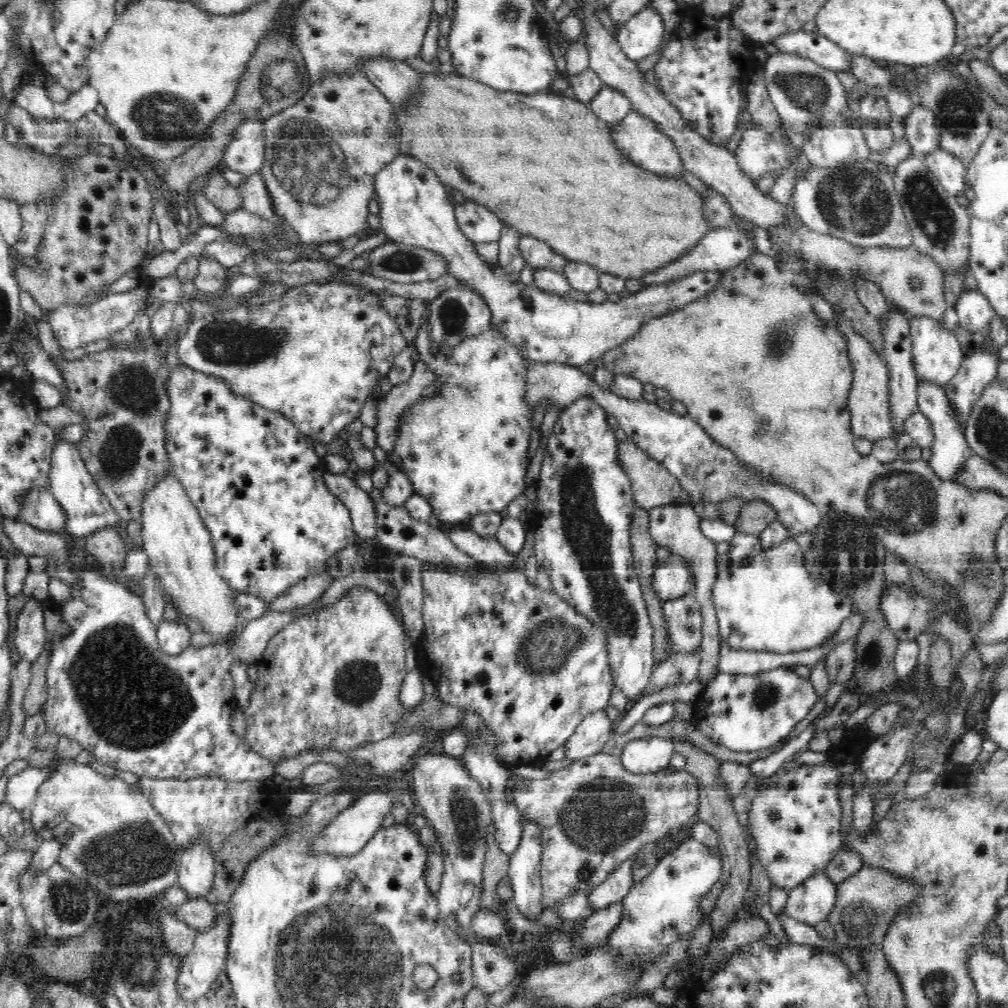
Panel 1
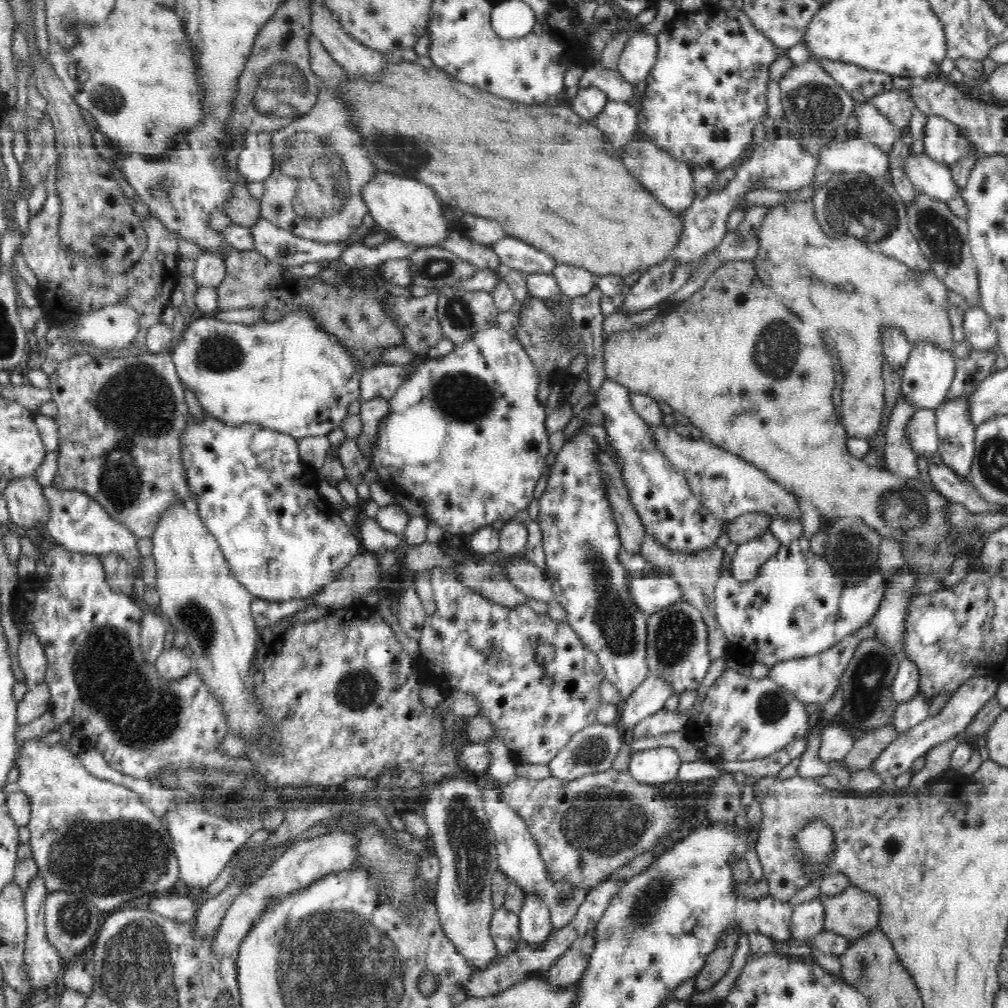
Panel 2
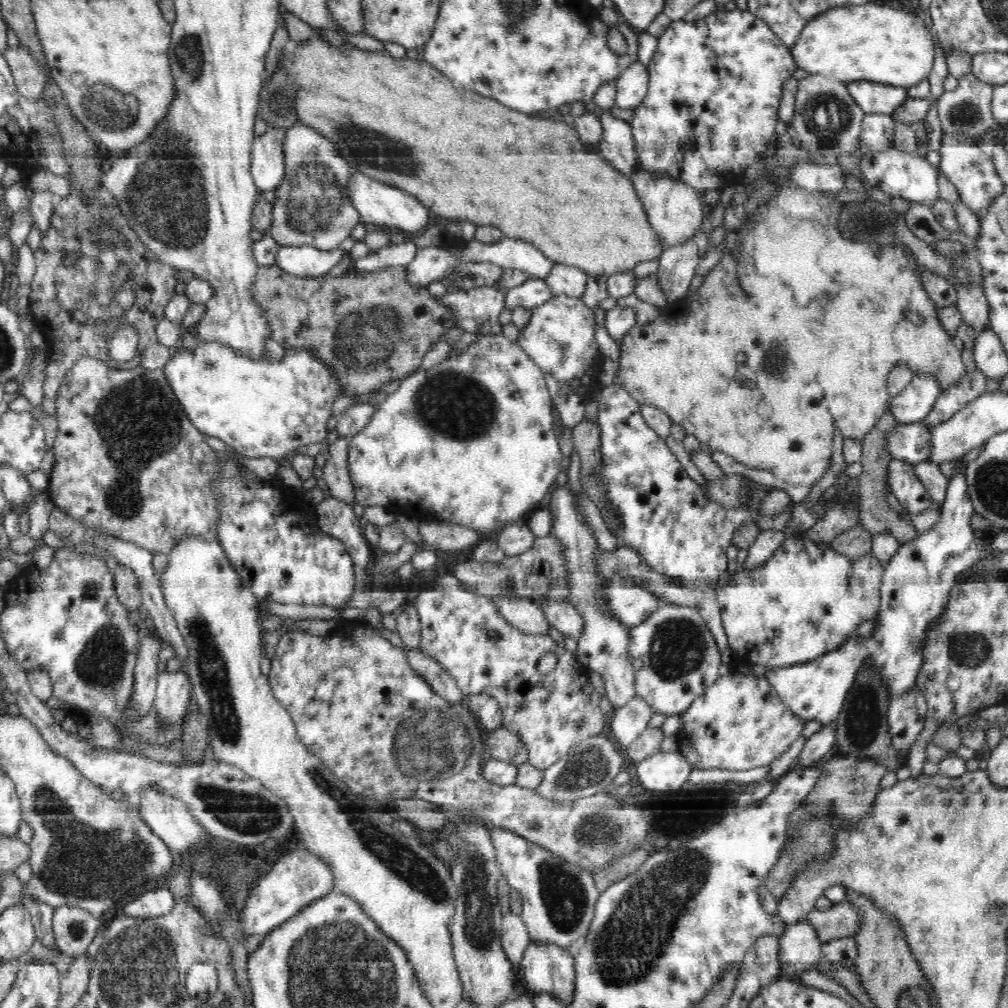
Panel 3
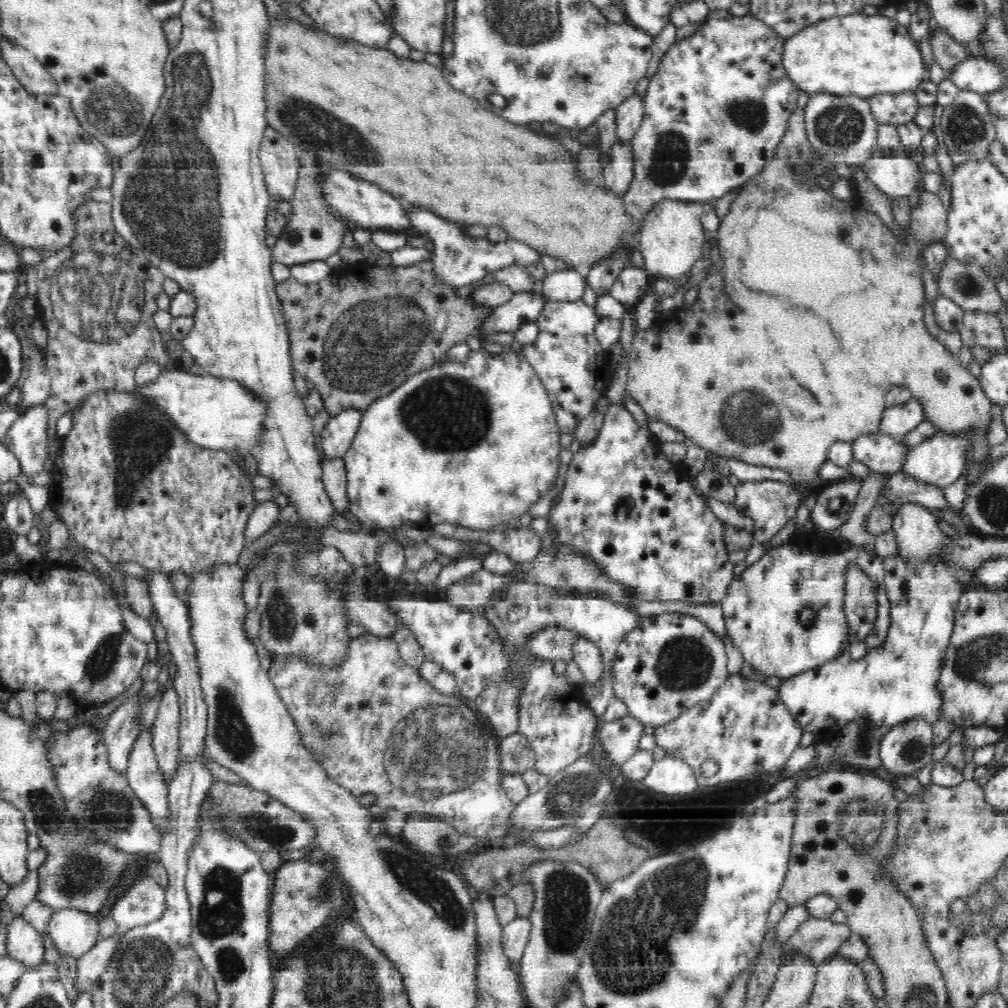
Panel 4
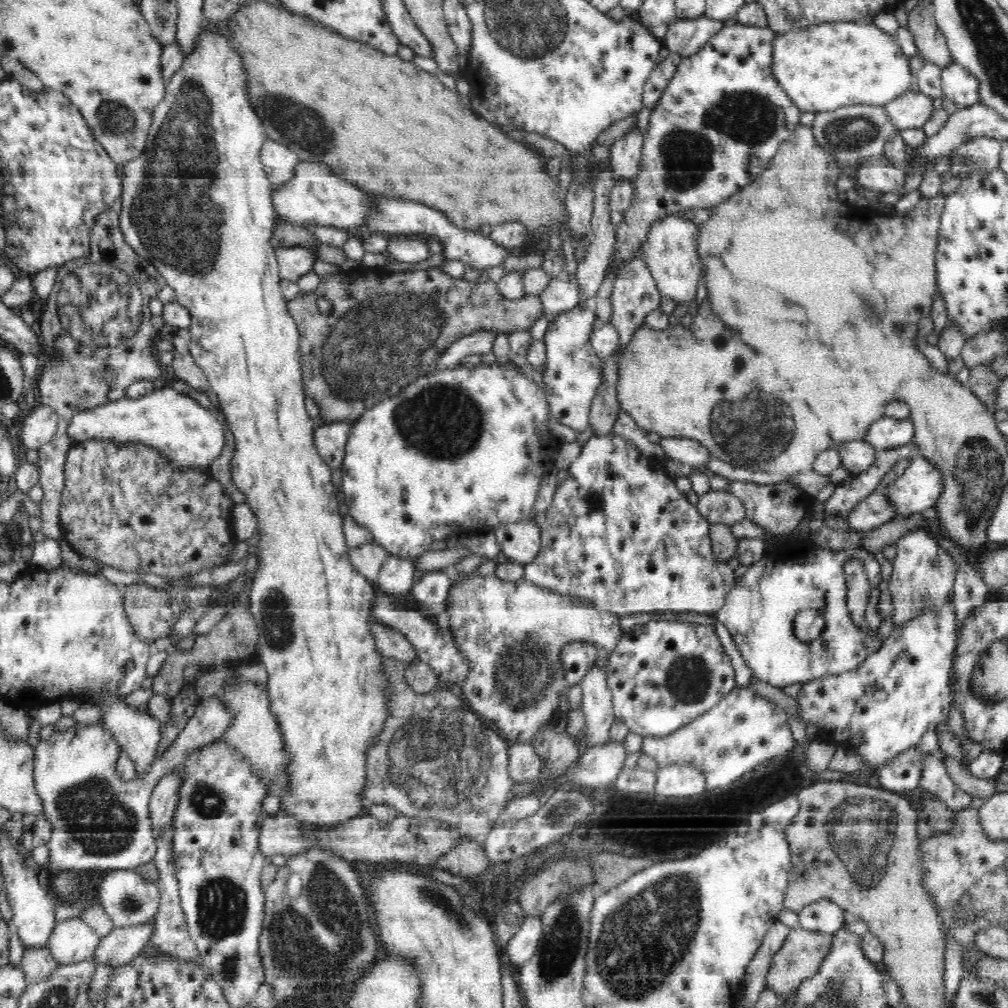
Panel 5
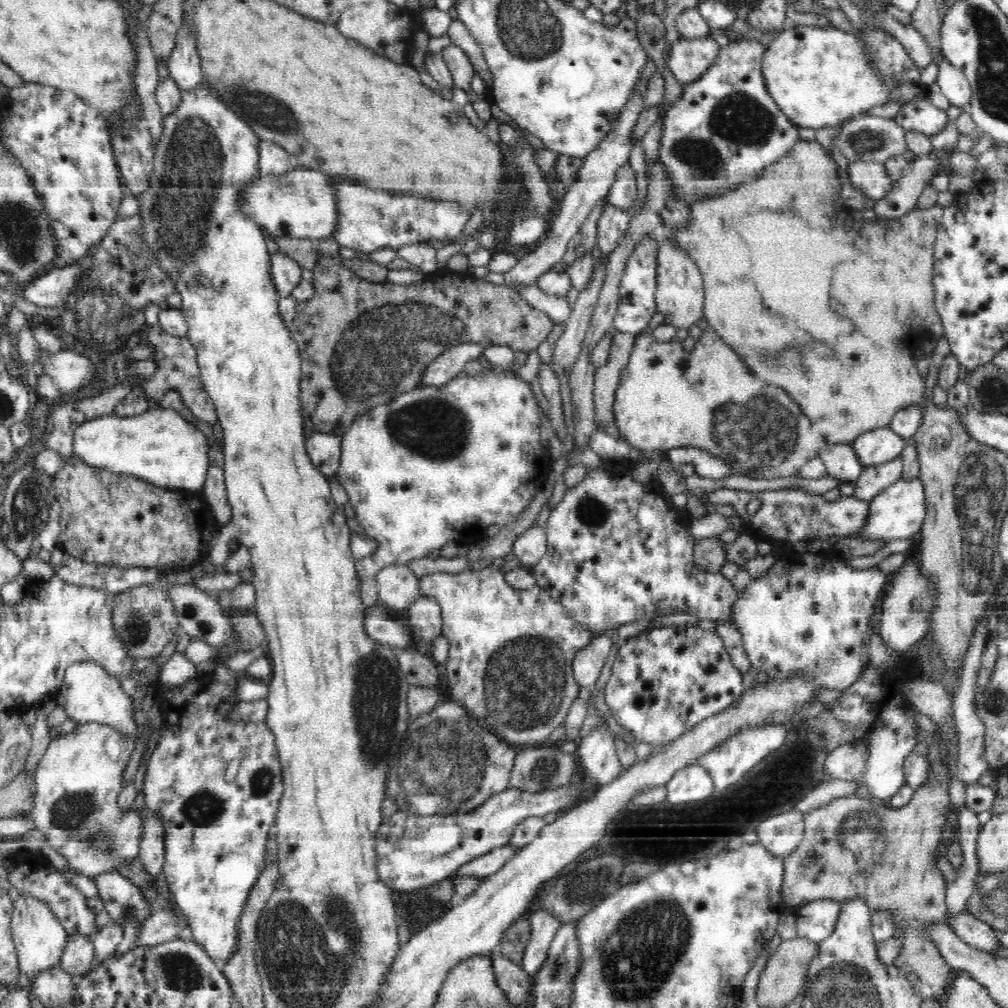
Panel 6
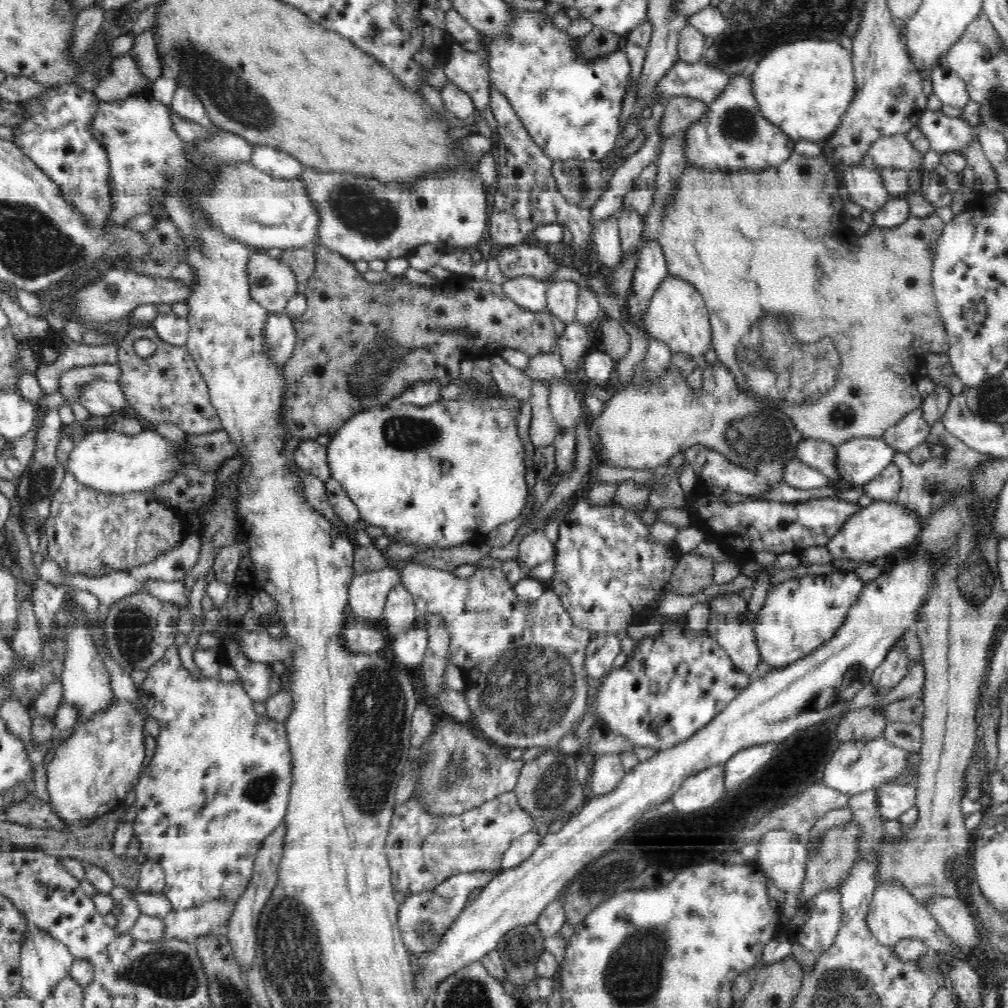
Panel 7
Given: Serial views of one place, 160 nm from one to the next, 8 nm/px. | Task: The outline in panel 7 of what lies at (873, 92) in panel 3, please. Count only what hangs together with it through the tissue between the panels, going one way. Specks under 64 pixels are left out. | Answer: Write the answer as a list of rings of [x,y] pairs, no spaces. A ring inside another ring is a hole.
[[[926,109],[918,120],[917,128],[930,142],[931,150],[938,154],[952,151],[965,154],[968,143],[978,140],[977,130],[960,117],[949,117],[942,111]]]

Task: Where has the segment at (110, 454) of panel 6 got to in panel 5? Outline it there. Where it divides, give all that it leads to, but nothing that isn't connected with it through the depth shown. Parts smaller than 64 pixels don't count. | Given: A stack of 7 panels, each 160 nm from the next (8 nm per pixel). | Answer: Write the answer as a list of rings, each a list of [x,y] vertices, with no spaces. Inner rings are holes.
[[[159,384],[143,397],[124,397],[76,413],[68,425],[67,435],[74,443],[88,439],[116,441],[118,445],[142,443],[158,449],[160,454],[181,470],[208,470],[221,455],[226,442],[224,430],[227,427],[220,409],[198,405],[192,397],[178,393],[169,384]]]

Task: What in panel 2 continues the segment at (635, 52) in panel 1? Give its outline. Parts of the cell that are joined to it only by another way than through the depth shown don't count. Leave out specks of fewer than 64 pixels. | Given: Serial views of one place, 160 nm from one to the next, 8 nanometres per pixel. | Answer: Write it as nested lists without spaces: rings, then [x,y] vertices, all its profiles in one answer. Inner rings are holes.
[[[632,31],[625,49],[620,54],[617,70],[628,83],[636,85],[641,80],[645,80],[652,71],[658,50],[656,36]]]

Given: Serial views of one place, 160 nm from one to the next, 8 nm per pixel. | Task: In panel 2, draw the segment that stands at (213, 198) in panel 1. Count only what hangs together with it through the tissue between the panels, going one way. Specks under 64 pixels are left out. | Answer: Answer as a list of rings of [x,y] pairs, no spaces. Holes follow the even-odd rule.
[[[236,184],[232,198],[225,204],[224,212],[227,221],[250,228],[262,218],[261,199],[252,196],[242,184]]]

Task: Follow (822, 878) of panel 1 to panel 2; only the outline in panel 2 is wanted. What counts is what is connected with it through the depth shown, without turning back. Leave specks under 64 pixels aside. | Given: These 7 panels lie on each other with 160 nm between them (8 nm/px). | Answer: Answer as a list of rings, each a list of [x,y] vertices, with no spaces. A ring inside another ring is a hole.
[[[822,896],[793,907],[790,931],[792,939],[805,942],[823,931]]]

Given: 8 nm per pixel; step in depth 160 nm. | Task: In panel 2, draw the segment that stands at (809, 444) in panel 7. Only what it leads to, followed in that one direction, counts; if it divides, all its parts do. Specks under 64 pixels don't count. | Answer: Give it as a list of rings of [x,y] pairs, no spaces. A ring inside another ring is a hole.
[[[918,409],[906,424],[906,436],[910,448],[930,460],[939,445],[935,412],[930,409]]]

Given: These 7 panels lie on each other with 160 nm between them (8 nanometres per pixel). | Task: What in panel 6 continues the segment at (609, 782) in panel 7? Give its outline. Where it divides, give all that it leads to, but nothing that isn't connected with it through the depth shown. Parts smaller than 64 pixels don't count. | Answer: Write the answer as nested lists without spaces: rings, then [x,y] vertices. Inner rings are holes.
[[[598,725],[577,741],[581,773],[598,786],[612,782],[626,769],[619,761],[613,739],[608,725]]]

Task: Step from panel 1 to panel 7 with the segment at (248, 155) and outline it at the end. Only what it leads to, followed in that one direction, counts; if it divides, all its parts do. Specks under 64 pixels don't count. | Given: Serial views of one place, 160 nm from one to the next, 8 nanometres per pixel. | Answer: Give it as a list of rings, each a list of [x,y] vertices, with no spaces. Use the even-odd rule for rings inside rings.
[[[268,145],[254,146],[250,160],[258,169],[285,180],[299,177],[304,170],[303,164],[297,158],[280,150],[274,150]]]

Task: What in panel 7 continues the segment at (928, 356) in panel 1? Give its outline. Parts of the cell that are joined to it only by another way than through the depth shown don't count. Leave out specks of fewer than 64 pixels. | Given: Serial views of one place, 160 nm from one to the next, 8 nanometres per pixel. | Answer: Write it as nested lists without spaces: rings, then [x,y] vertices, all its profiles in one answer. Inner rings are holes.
[[[883,437],[853,438],[836,445],[836,464],[841,480],[864,486],[893,463],[895,450]]]

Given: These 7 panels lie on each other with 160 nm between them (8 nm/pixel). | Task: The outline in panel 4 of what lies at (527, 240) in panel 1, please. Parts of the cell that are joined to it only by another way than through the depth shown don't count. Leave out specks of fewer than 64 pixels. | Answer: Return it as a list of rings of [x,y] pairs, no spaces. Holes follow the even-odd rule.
[[[407,205],[407,220],[410,221],[411,232],[424,232],[433,242],[433,254],[430,262],[434,264],[434,271],[442,282],[460,288],[472,282],[489,280],[491,274],[508,266],[517,265],[525,267],[540,260],[541,254],[530,245],[512,240],[493,243],[487,236],[472,238],[455,222],[438,216],[431,210],[417,205]]]

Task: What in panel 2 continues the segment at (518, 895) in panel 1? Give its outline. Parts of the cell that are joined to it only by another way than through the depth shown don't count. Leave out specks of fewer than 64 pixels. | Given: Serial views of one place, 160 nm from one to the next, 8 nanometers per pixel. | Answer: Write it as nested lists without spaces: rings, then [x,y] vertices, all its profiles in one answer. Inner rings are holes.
[[[526,893],[519,912],[519,935],[532,951],[541,951],[552,934],[550,907],[540,893]]]

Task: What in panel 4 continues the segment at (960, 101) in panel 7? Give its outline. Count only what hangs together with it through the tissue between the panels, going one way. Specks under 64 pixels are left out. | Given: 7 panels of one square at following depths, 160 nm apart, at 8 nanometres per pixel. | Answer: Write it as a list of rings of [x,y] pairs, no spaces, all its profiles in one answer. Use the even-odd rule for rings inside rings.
[[[967,57],[948,73],[948,77],[950,81],[954,81],[958,90],[970,89],[987,95],[1003,88],[1003,74],[996,65],[988,61]]]

